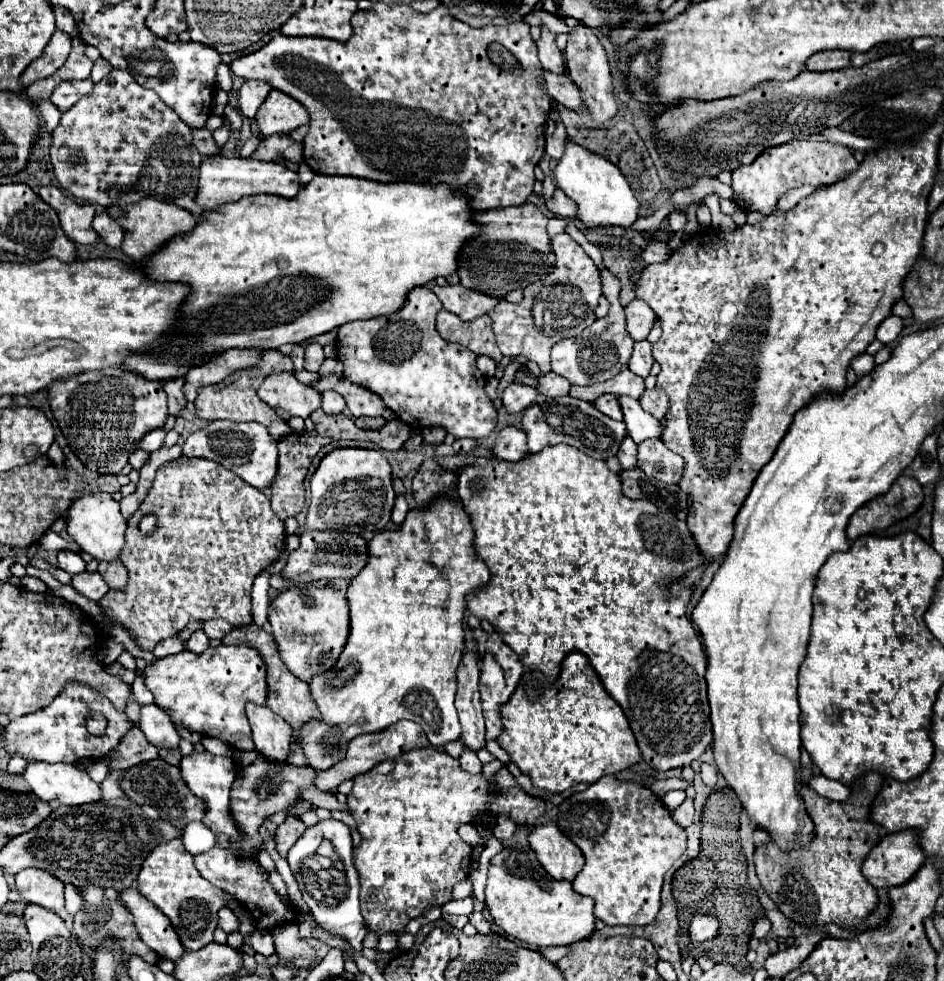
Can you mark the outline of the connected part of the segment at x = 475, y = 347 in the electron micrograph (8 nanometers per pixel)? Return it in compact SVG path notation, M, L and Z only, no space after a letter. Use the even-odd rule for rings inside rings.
M441 309L437 315L437 331L443 339L469 347L475 355L487 355L497 363L503 357L495 345L491 319L487 315L477 317L473 321L461 321L455 313Z

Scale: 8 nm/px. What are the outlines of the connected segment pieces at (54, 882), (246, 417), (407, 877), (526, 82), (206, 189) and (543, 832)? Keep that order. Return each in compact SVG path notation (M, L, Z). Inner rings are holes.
M23 869L15 875L15 887L25 903L41 905L53 913L63 909L63 883L39 869Z
M275 349L275 351L265 353L257 367L241 369L237 379L227 379L227 381L219 383L219 385L201 387L201 389L197 391L197 399L195 399L197 415L199 415L201 419L205 419L205 421L217 421L217 419L227 419L227 421L237 421L237 423L257 421L257 423L265 425L267 431L269 431L275 439L283 439L283 435L293 433L291 425L289 425L285 419L279 419L279 415L277 415L271 407L267 407L267 403L263 403L263 401L257 397L257 389L261 387L263 379L265 379L269 373L279 373L279 371L293 371L293 363L291 363L291 357L287 357L287 355L283 355L281 351Z
M423 747L409 751L407 755L387 759L367 771L367 775L357 775L353 779L355 785L347 799L347 805L357 821L359 833L363 835L363 841L353 857L361 881L361 915L365 917L365 925L371 931L375 931L377 935L391 931L401 935L409 919L451 901L453 885L461 879L467 879L471 871L472 848L459 837L461 825L477 823L483 815L499 817L503 813L517 825L527 827L535 827L543 819L545 803L539 797L527 795L515 783L507 767L501 767L491 777L491 781L497 785L495 793L489 789L489 779L483 773L471 775L463 771L459 759L437 747Z
M377 1L371 9L358 10L351 19L353 27L353 37L345 43L333 41L333 39L287 39L285 35L275 35L271 43L261 47L259 51L245 55L241 59L235 59L229 67L235 75L243 79L259 79L269 83L273 89L279 89L293 99L297 99L305 109L311 113L309 121L309 133L303 139L303 149L305 149L305 163L313 167L315 173L323 175L351 175L351 177L365 177L373 181L415 181L415 183L449 183L451 187L463 187L467 189L471 197L471 207L475 211L487 211L487 209L497 209L497 207L511 207L511 205L523 205L527 197L533 193L533 183L535 183L535 165L539 163L543 151L545 151L545 137L543 137L543 127L547 123L549 111L551 111L551 99L547 99L547 91L543 91L543 67L537 59L537 45L529 35L529 25L525 21L513 21L505 27L495 27L487 25L481 29L473 29L467 23L455 19L447 7L437 5L431 13L413 13L413 9L407 3L399 5L387 5ZM489 43L501 43L505 45L517 61L523 65L521 75L505 73L497 65L491 63L487 57L487 45Z
M211 155L201 161L201 175L199 175L199 189L195 195L195 203L203 209L199 219L207 211L215 211L225 203L235 203L241 197L247 195L259 195L259 193L273 193L281 197L295 197L301 189L299 177L295 171L289 171L285 165L279 165L275 161L257 161L257 159L243 159L243 157L223 157L223 155Z
M553 823L535 827L529 835L529 845L553 879L573 881L575 875L583 869L583 853L575 843L571 843L571 839L561 835Z

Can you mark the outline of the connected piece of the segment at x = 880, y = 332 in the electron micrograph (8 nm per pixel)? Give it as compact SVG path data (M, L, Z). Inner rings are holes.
M889 315L881 325L879 325L879 329L877 329L877 339L881 341L881 343L893 343L895 341L895 337L901 333L901 329L903 329L903 319L901 317L897 317L897 315Z

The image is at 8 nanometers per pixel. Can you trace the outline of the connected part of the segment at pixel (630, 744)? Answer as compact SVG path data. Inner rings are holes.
M573 651L565 657L559 679L555 681L553 687L547 685L537 689L541 681L545 681L545 677L539 671L527 671L521 677L513 697L507 701L507 705L501 707L505 731L497 739L497 743L509 753L511 761L521 769L521 773L531 777L535 787L545 789L549 793L563 793L565 789L577 783L591 785L603 775L619 773L641 761L641 751L637 747L635 735L629 727L629 721L623 709L619 707L617 701L613 701L611 695L607 695L603 683L599 681L597 673L593 671L593 667L589 665L589 659L583 653Z

